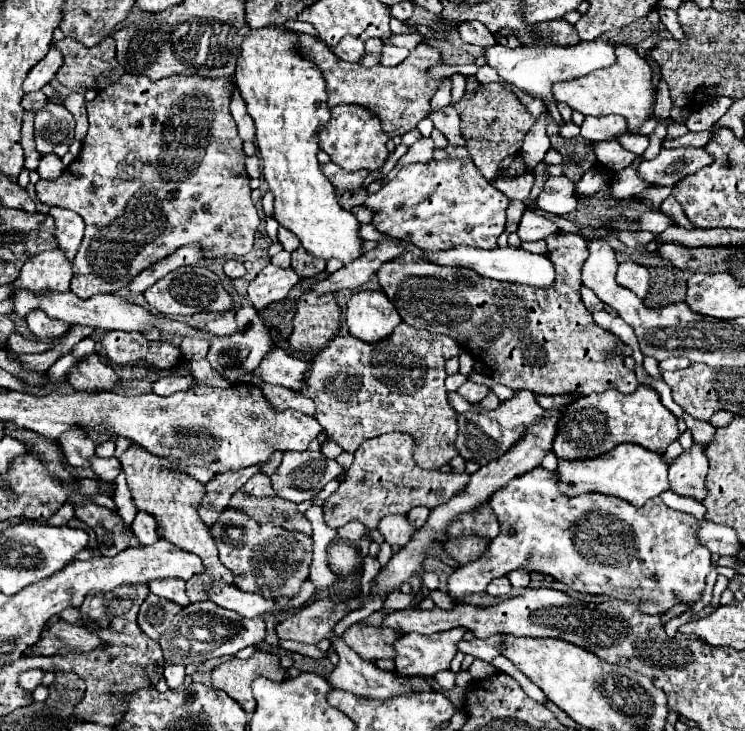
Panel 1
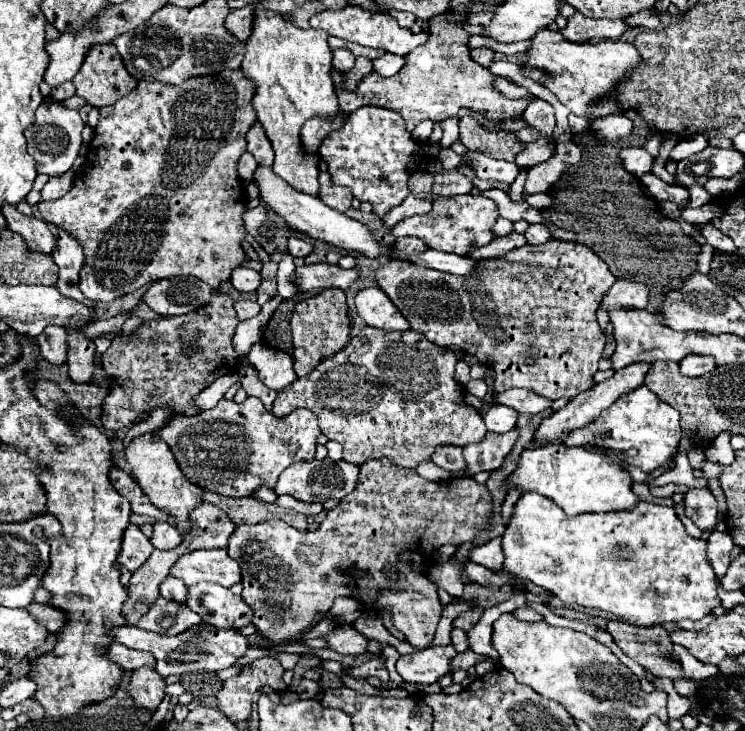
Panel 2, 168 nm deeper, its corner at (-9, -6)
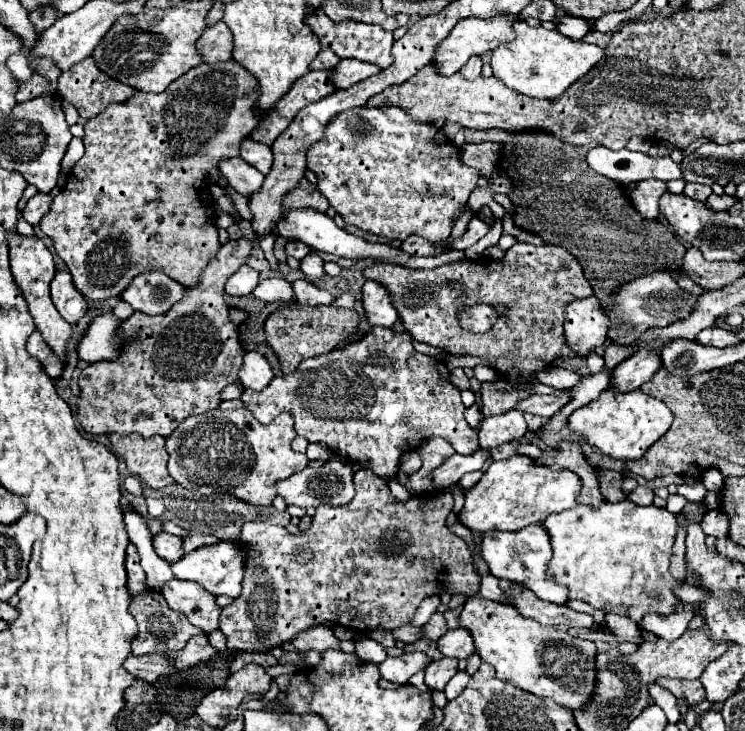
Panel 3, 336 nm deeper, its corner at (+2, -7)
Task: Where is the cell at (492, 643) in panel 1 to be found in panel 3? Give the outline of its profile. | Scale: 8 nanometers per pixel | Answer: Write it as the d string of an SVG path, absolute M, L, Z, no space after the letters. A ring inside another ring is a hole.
M442 657L438 661L430 661L426 667L426 685L430 691L444 691L448 685L448 679L452 679L458 673L458 659Z

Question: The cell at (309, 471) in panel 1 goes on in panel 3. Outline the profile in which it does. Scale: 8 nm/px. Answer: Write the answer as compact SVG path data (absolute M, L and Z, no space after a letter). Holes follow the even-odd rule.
M330 459L322 467L306 467L300 473L278 481L276 485L278 495L286 499L288 505L298 505L298 507L318 507L322 503L338 507L346 505L354 497L354 485L352 485L352 463L346 459Z

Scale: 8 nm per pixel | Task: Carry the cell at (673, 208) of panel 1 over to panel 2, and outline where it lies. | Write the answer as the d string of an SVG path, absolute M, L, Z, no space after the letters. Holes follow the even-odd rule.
M689 186L689 202L687 202L687 206L689 208L699 208L699 206L703 206L703 204L707 204L711 200L711 196L705 192L705 188L703 186Z

